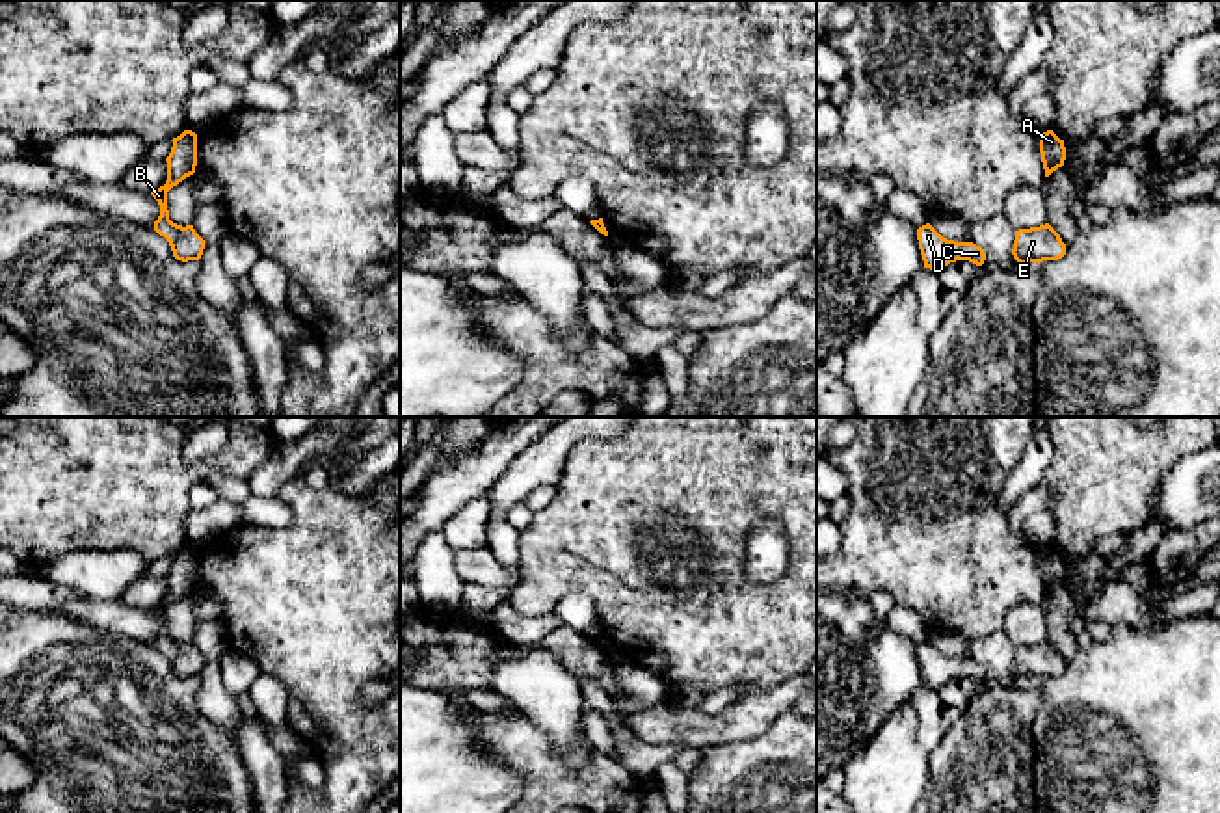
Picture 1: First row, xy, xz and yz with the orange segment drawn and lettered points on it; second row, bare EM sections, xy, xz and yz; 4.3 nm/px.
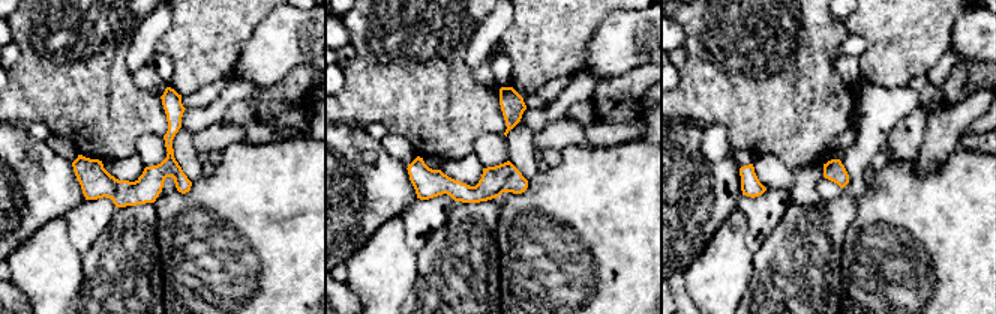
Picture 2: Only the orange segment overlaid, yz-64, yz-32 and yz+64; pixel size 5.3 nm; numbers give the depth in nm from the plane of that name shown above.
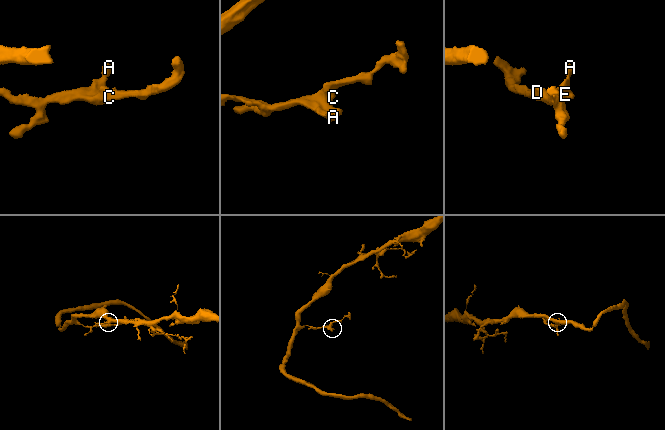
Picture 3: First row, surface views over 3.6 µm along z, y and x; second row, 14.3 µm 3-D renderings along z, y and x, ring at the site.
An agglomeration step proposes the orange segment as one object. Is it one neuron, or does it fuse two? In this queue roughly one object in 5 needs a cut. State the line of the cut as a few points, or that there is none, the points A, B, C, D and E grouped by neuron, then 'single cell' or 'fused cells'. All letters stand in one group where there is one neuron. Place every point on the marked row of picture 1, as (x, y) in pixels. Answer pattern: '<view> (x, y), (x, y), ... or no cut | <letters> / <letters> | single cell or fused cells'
no cut | A B C D E | single cell

